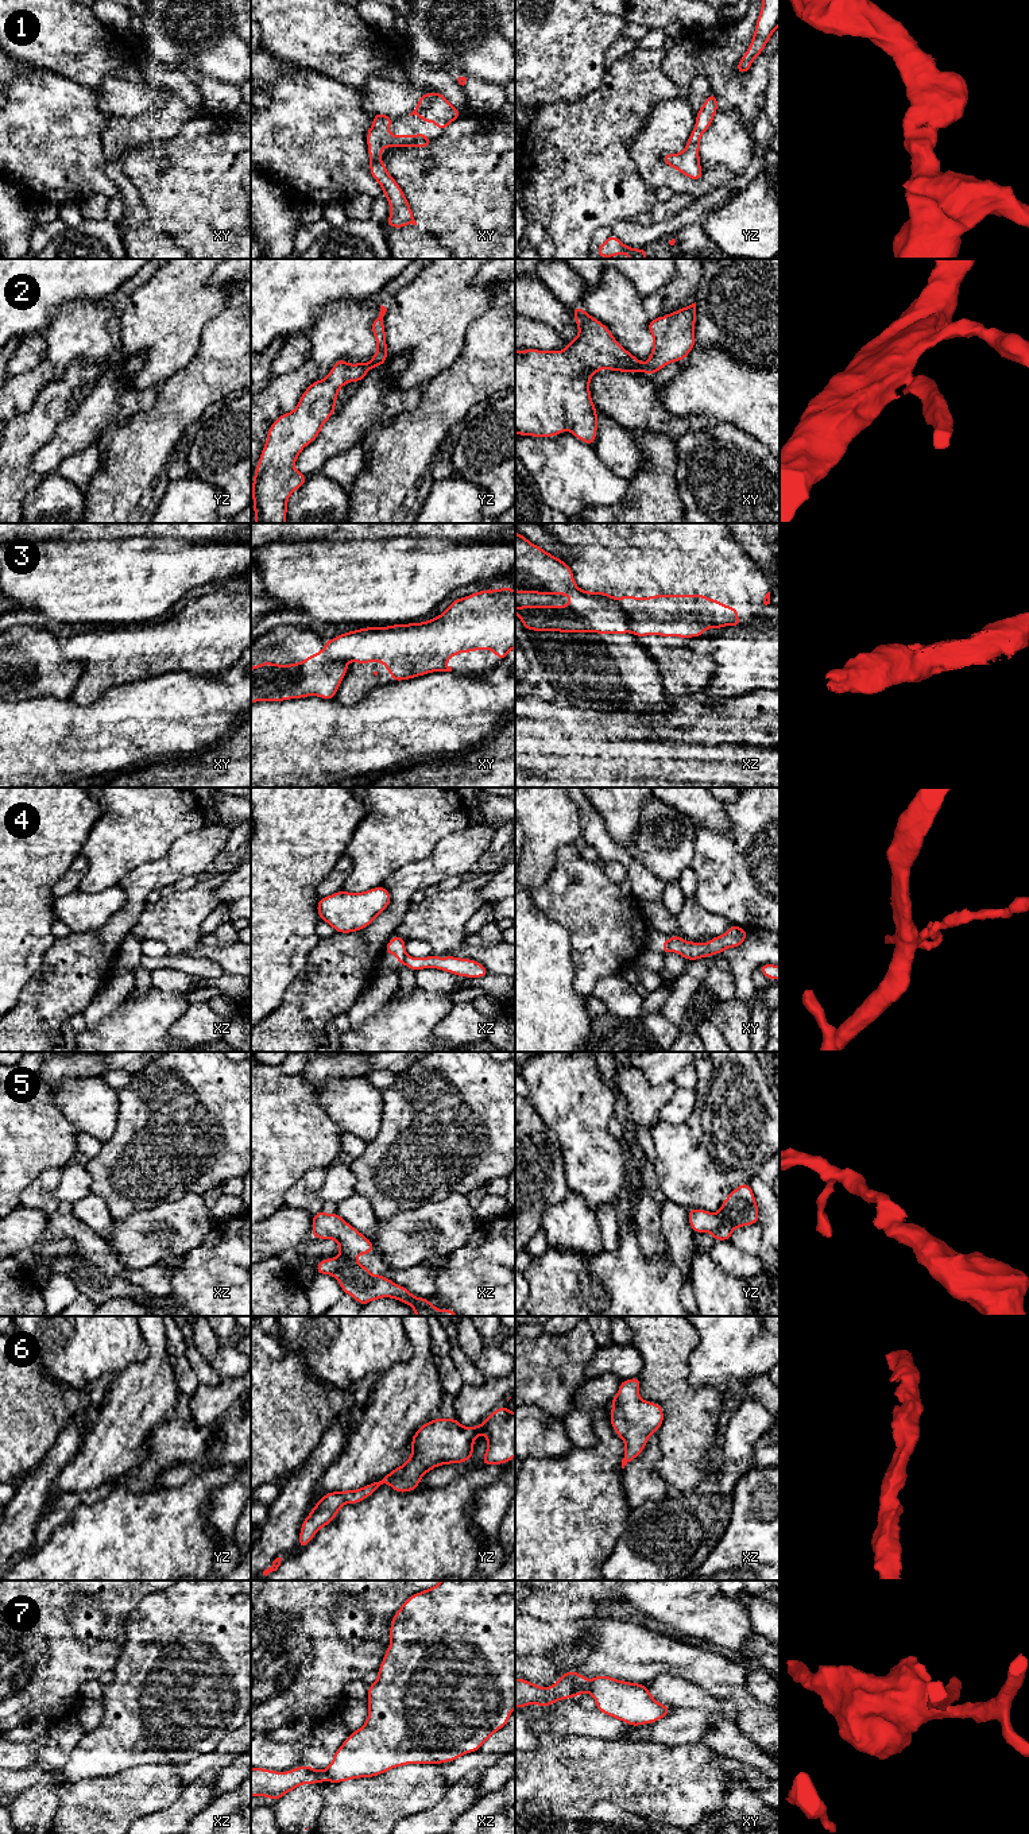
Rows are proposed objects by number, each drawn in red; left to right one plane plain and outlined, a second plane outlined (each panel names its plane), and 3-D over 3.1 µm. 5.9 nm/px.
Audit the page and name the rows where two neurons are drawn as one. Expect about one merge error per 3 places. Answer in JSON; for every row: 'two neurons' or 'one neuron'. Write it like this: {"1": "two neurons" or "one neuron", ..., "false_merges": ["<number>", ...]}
{"1": "one neuron", "2": "one neuron", "3": "two neurons", "4": "two neurons", "5": "one neuron", "6": "one neuron", "7": "two neurons", "false_merges": ["3", "4", "7"]}

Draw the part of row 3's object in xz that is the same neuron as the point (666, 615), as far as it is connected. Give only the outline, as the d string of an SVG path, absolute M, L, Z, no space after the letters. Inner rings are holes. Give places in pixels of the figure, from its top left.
M595 591L588 592L595 599L616 603L627 615L628 627L631 634L638 637L659 635L659 637L678 637L692 638L703 637L707 628L724 628L730 626L742 626L740 619L736 616L739 610L732 605L726 605L719 600L709 599L705 595L654 595L649 597L620 596L614 597L607 592Z

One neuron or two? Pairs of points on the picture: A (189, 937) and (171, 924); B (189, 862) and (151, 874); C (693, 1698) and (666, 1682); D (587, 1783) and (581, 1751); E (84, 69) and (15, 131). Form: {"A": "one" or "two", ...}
{"A": "one", "B": "one", "C": "one", "D": "one", "E": "two"}

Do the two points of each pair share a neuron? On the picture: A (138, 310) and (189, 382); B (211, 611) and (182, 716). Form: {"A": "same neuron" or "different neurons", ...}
{"A": "different neurons", "B": "different neurons"}

